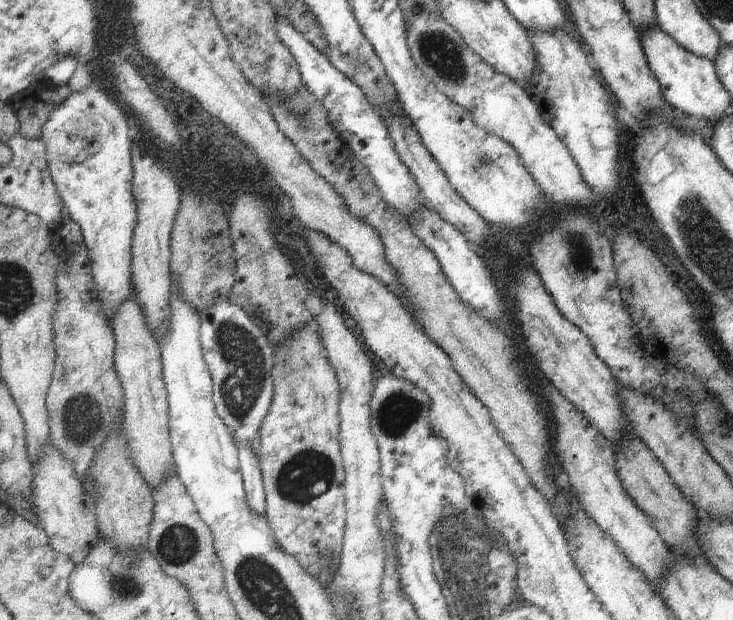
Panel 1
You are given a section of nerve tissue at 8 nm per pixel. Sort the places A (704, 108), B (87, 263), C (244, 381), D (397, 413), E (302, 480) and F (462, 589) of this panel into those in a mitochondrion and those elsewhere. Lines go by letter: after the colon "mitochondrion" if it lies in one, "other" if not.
A: other
B: other
C: mitochondrion
D: mitochondrion
E: mitochondrion
F: mitochondrion

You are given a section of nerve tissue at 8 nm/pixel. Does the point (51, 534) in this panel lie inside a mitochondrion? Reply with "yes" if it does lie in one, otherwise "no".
no

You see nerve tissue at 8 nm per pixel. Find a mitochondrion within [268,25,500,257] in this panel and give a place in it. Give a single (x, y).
(441, 53)

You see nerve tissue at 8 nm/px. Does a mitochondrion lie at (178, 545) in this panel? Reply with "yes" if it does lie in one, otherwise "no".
yes

